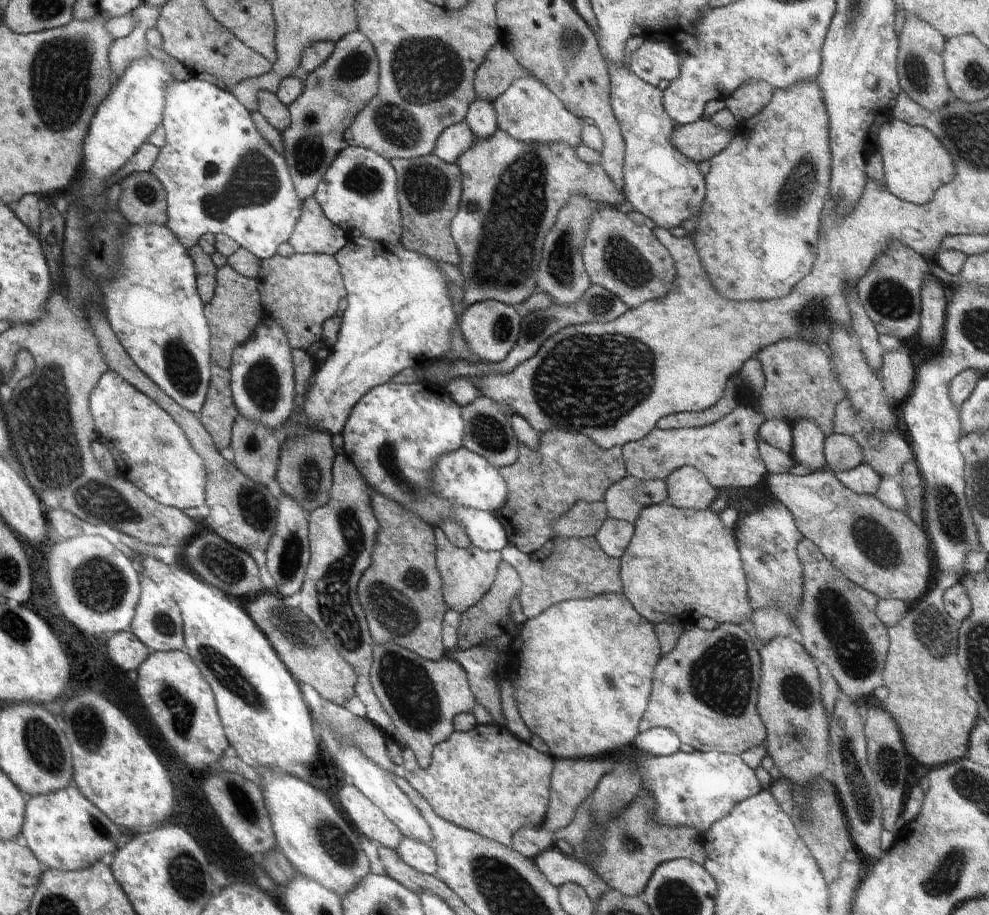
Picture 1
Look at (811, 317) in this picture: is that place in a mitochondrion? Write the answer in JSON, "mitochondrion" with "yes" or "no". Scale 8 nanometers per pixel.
{"mitochondrion":"yes"}

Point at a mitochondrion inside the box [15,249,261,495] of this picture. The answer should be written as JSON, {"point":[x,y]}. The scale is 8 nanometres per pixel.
{"point":[183,369]}

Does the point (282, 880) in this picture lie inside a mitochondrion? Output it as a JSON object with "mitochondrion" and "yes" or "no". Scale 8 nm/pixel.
{"mitochondrion":"no"}

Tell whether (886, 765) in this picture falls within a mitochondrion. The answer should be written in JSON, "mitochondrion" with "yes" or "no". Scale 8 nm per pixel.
{"mitochondrion":"yes"}

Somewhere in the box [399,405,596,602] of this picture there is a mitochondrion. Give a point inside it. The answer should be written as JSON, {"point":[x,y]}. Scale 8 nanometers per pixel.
{"point":[486,432]}

